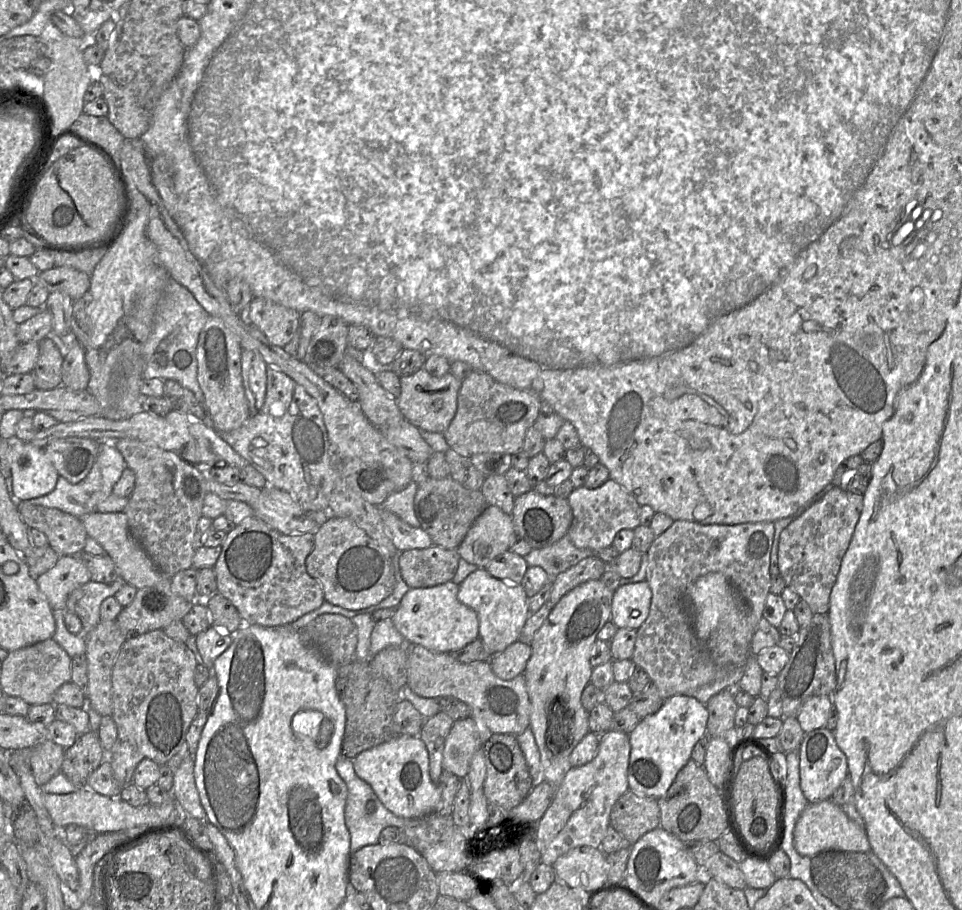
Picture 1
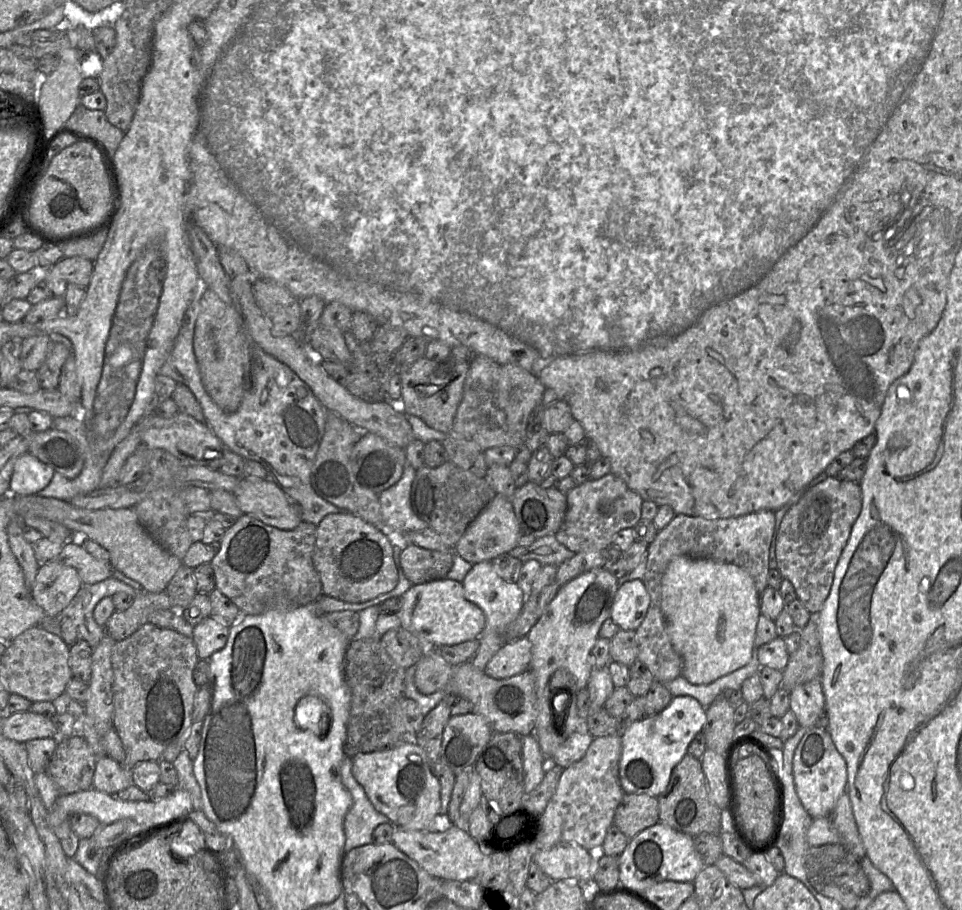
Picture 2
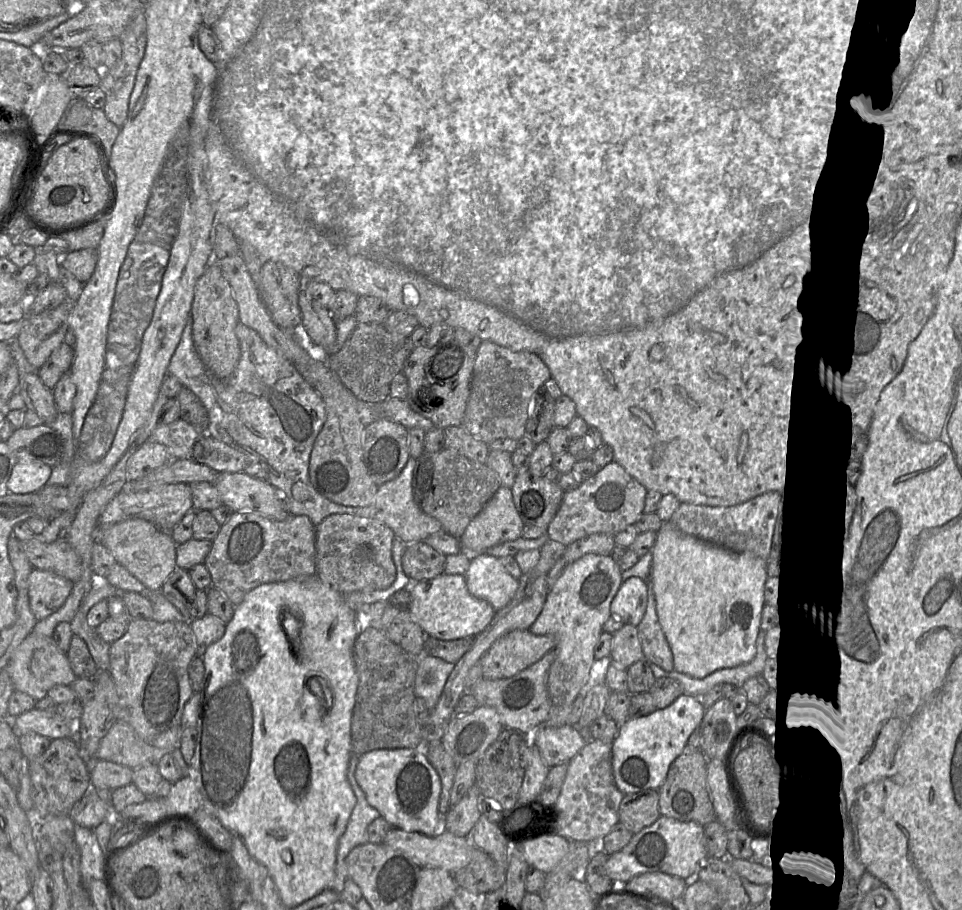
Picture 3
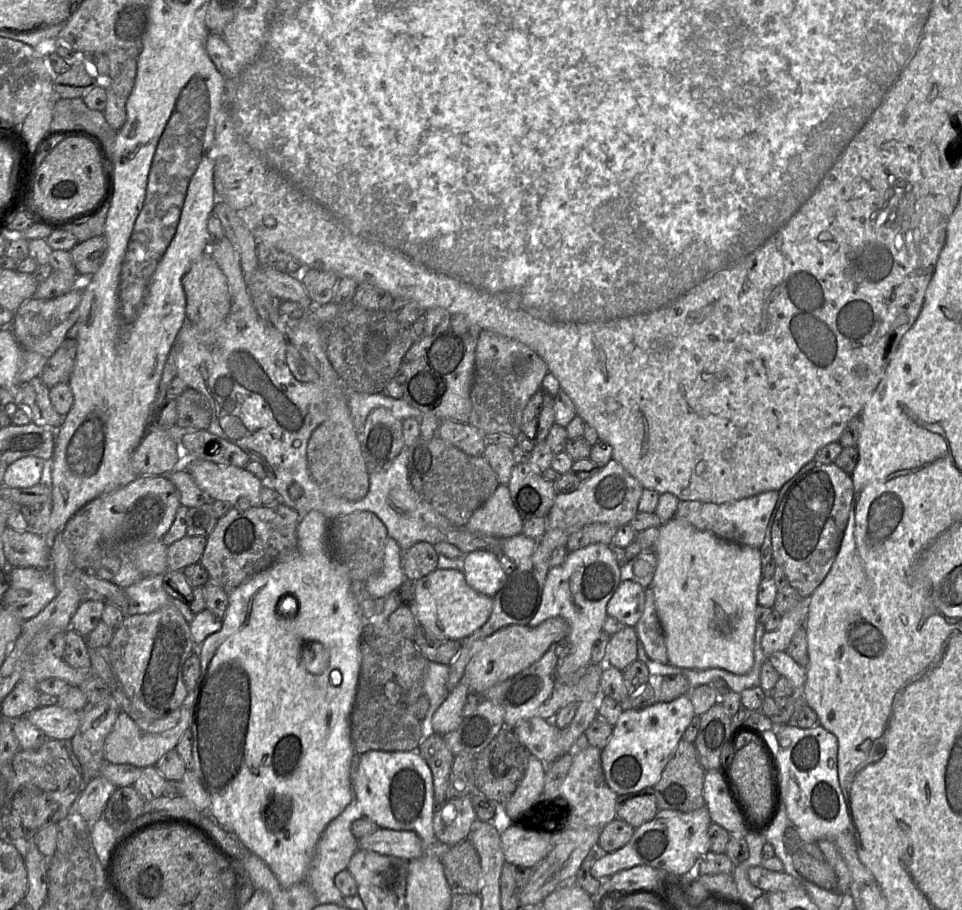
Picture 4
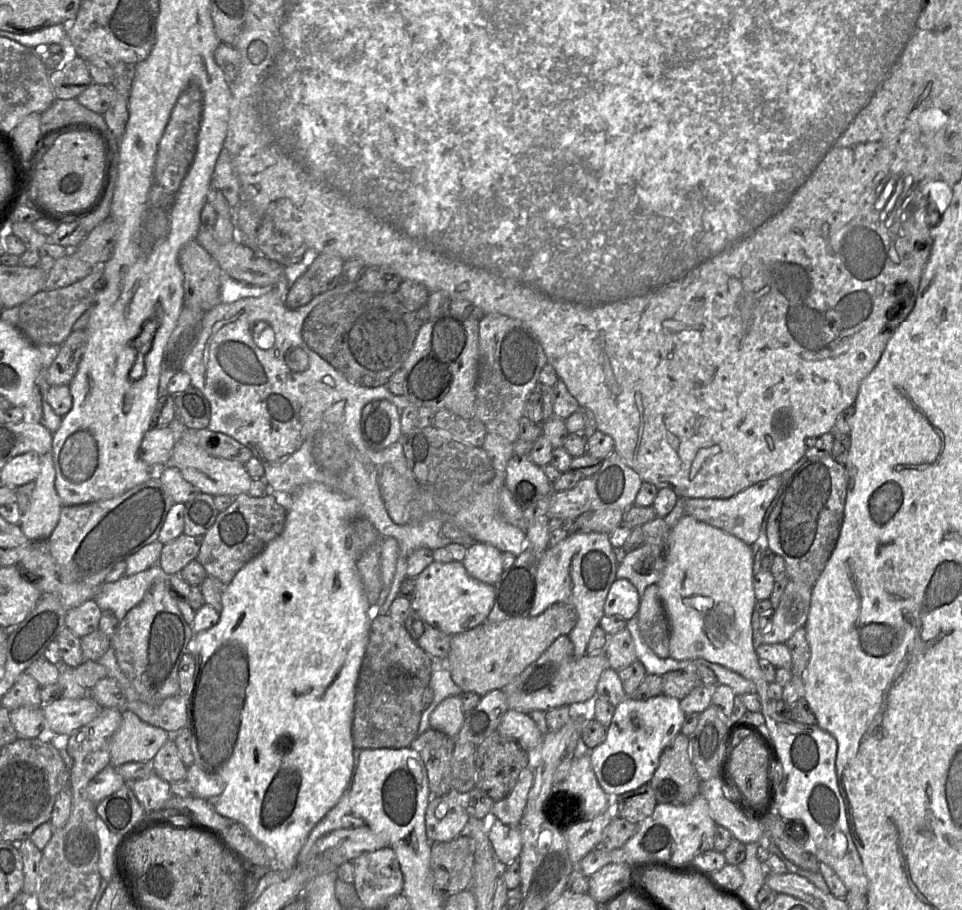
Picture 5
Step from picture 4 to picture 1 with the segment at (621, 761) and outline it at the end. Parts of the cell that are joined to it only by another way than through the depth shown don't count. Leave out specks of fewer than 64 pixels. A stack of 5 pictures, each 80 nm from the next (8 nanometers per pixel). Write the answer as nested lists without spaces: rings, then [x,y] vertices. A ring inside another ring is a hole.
[[[675,695],[665,700],[656,713],[640,720],[629,734],[629,790],[656,799],[664,796],[678,772],[691,759],[694,745],[707,734],[708,717],[705,704],[693,697]]]

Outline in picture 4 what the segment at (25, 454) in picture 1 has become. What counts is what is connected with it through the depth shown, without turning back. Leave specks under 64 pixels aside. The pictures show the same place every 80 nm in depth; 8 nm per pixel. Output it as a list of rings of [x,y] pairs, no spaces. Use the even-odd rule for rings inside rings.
[[[28,456],[20,458],[8,465],[3,485],[11,488],[29,488],[40,483],[44,460]]]

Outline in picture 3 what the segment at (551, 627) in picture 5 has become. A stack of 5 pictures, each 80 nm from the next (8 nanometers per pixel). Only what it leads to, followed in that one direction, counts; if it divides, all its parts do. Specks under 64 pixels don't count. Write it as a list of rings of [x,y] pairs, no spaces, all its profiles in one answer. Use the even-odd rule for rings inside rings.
[[[514,630],[500,637],[480,659],[482,678],[511,678],[554,649],[551,635],[535,635],[528,630]]]

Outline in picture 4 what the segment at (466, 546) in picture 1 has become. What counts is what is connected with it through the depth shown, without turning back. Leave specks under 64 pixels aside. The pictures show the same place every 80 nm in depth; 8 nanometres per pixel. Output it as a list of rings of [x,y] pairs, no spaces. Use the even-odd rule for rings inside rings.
[[[499,484],[465,526],[471,532],[500,539],[521,534],[523,520],[514,507],[508,486]]]

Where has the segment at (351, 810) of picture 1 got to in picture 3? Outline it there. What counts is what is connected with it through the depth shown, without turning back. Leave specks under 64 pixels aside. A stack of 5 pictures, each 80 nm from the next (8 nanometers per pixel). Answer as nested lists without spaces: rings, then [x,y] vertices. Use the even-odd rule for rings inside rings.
[[[353,754],[350,757],[347,770],[348,782],[356,797],[356,804],[351,812],[345,832],[338,842],[335,879],[333,887],[330,888],[338,893],[343,891],[344,882],[348,878],[346,868],[348,854],[355,847],[368,842],[367,828],[373,820],[380,817],[379,812],[368,803],[365,793],[355,780],[355,771],[359,757],[357,754]]]

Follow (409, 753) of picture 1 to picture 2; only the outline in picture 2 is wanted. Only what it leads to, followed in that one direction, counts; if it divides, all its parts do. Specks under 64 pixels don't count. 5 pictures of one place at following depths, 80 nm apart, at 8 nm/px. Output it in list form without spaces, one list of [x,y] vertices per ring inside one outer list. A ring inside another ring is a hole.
[[[417,742],[358,754],[352,759],[352,771],[355,779],[364,788],[375,809],[385,815],[396,829],[440,831],[453,825],[449,822],[448,815],[439,815],[441,806],[440,782],[434,775],[424,750]]]

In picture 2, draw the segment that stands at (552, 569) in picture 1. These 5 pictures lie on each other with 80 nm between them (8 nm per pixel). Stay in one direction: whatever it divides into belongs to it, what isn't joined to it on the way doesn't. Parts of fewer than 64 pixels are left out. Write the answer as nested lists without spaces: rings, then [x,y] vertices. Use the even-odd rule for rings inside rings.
[[[547,535],[535,540],[530,546],[516,546],[508,552],[512,557],[521,560],[536,560],[541,565],[559,566],[575,555],[574,552],[560,544],[554,535]]]

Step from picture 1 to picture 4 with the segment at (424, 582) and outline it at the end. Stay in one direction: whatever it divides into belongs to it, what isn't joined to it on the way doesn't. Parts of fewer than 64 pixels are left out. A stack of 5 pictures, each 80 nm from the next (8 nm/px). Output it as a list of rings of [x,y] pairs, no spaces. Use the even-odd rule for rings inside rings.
[[[418,542],[402,554],[402,567],[406,578],[417,581],[437,569],[439,554],[432,544]]]

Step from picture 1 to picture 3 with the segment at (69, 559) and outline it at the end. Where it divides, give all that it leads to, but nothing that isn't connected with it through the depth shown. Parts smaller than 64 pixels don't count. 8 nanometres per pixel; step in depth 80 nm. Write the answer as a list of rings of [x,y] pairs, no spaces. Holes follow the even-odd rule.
[[[34,568],[28,584],[31,611],[37,620],[41,620],[64,605],[74,582],[54,572]]]

